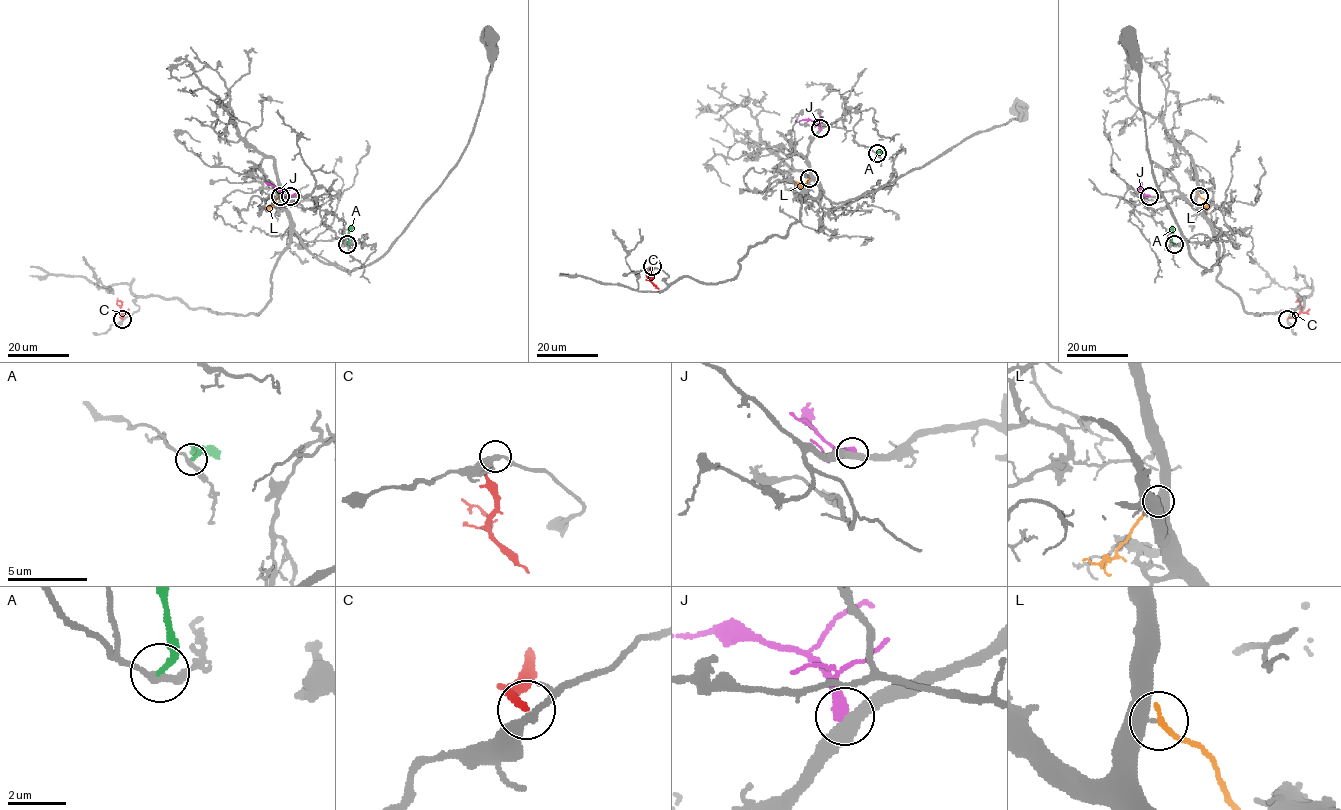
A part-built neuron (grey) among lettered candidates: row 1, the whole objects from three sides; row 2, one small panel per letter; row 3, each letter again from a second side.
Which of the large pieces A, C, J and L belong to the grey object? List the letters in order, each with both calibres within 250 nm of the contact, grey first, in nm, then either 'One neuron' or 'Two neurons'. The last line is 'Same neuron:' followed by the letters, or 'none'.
A: Thickness 240 nm (grey) against 180 nm. Two neurons
C: Thickness 320 nm (grey) against 240 nm. Two neurons
J: Thickness 440 nm (grey) against 420 nm. Two neurons
L: Thickness 360 nm (grey) against 220 nm. One neuron
Same neuron: L

